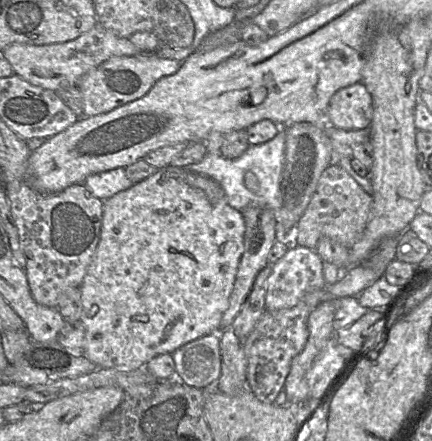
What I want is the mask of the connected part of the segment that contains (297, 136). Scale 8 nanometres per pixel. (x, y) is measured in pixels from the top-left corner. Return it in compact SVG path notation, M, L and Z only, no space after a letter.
M294 123L285 126L285 134L285 158L280 181L282 206L274 213L278 224L278 238L292 236L321 174L332 163L332 144L324 129L307 123Z

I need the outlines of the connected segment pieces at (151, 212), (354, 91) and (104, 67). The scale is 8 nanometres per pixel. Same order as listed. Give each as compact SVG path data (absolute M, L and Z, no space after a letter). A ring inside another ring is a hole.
M166 166L153 175L103 201L100 240L92 262L80 285L82 315L80 324L85 330L84 356L97 367L119 370L136 370L146 367L155 356L172 354L182 345L211 333L220 333L223 313L235 282L238 266L244 251L245 221L241 212L231 207L218 182L187 167Z
M362 82L341 88L329 100L326 111L331 126L359 130L370 126L373 116L372 97Z
M157 54L112 57L87 72L78 82L83 97L83 117L104 114L145 96L161 78L176 73L182 62Z

